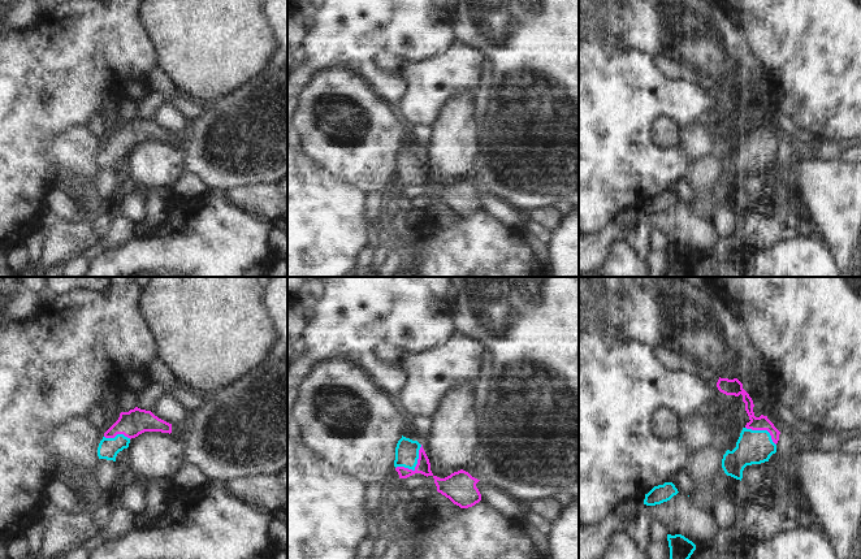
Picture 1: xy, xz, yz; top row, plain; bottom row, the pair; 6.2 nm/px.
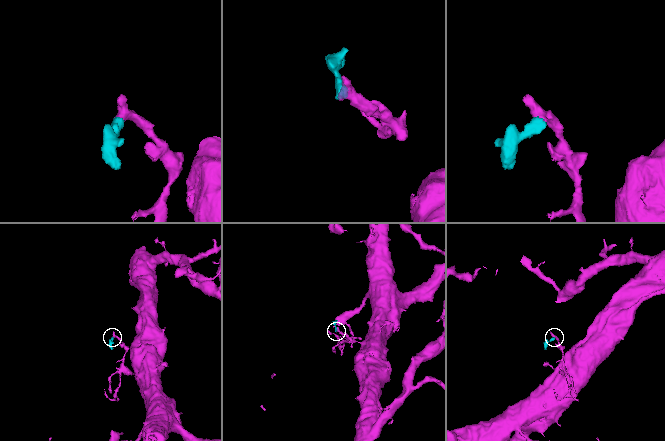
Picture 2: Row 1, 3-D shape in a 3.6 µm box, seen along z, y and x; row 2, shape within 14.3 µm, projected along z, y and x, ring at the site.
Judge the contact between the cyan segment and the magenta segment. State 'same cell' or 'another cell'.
same cell

